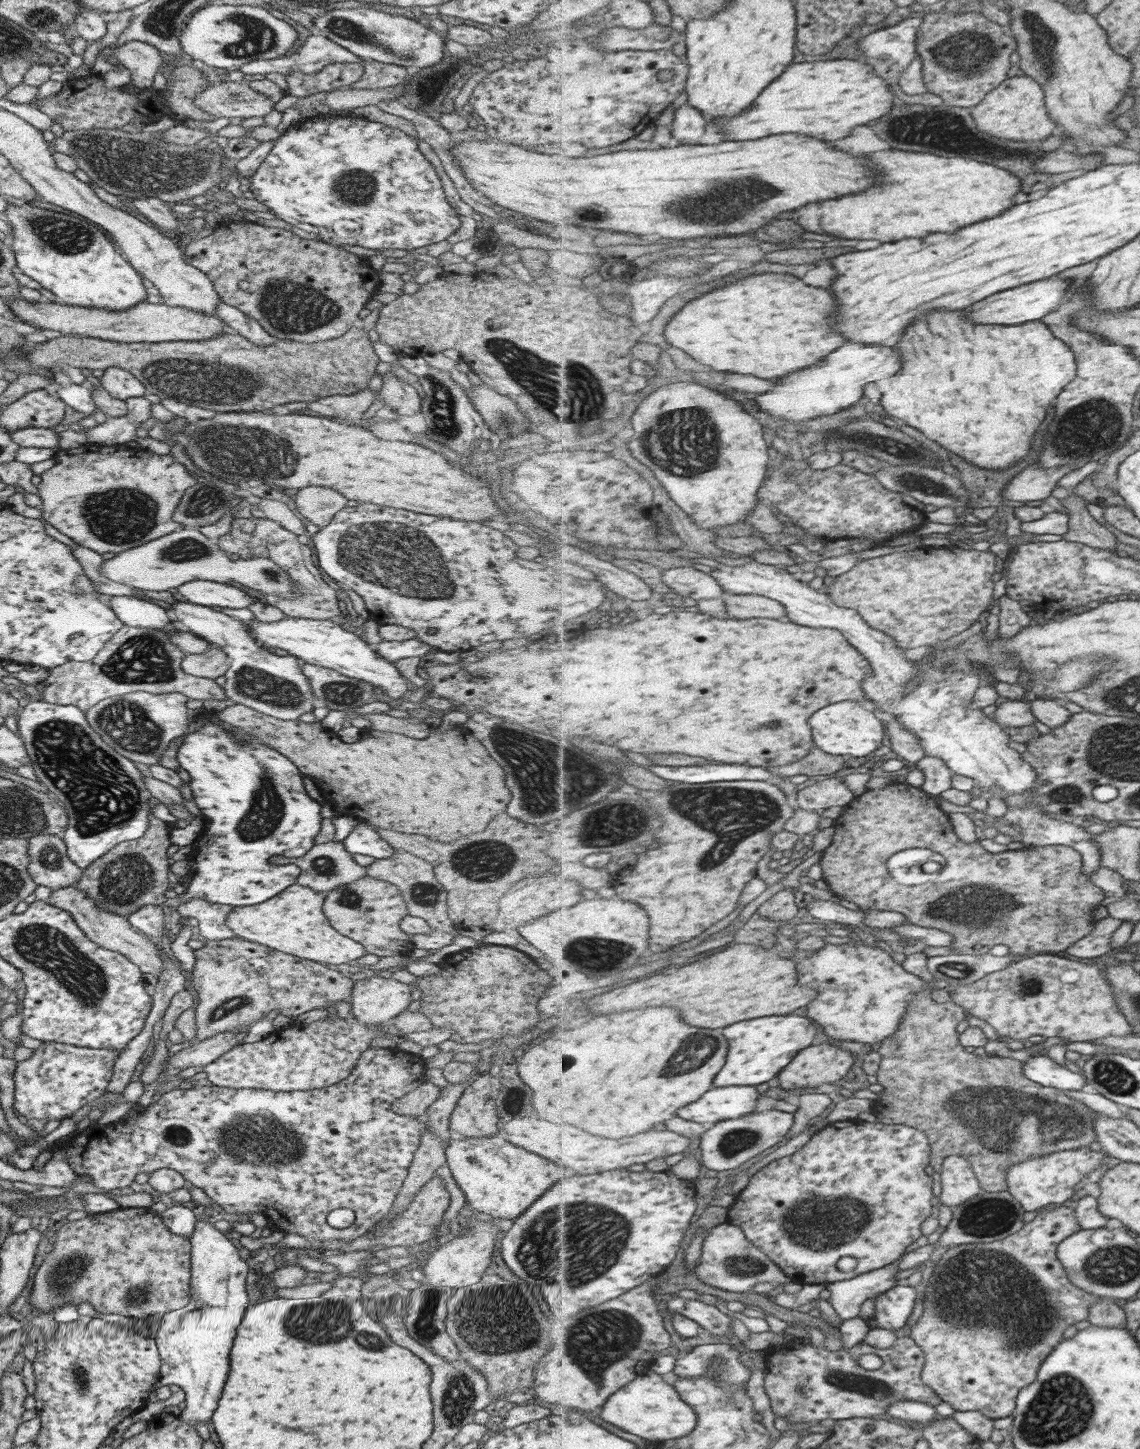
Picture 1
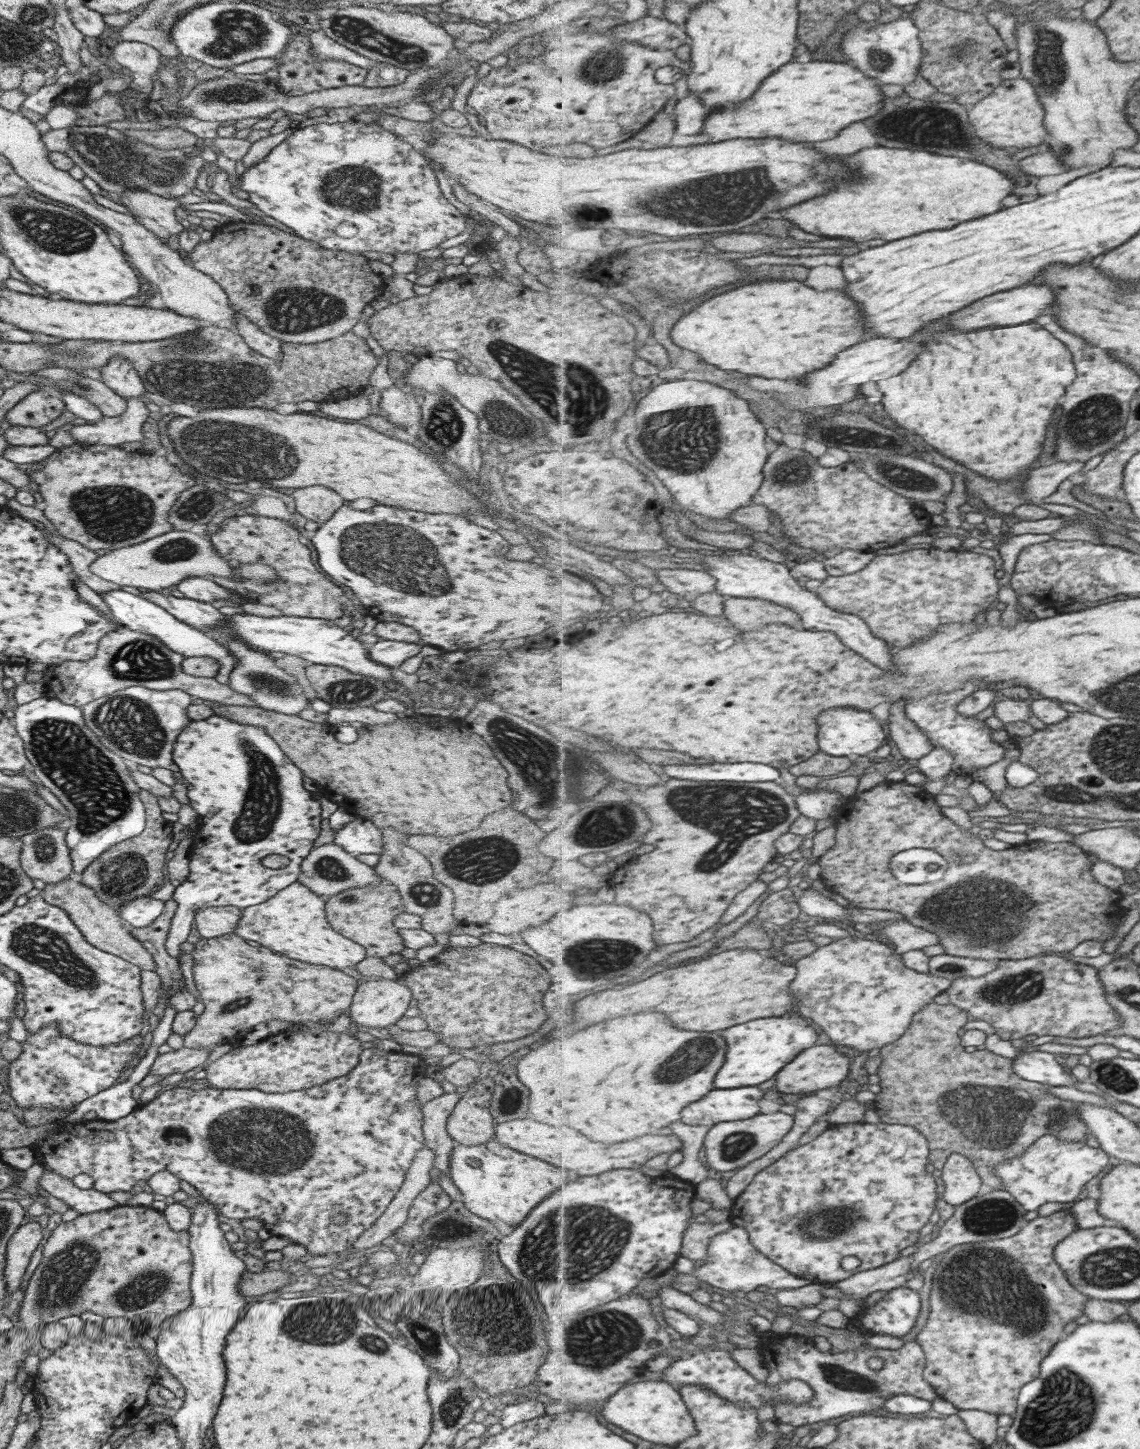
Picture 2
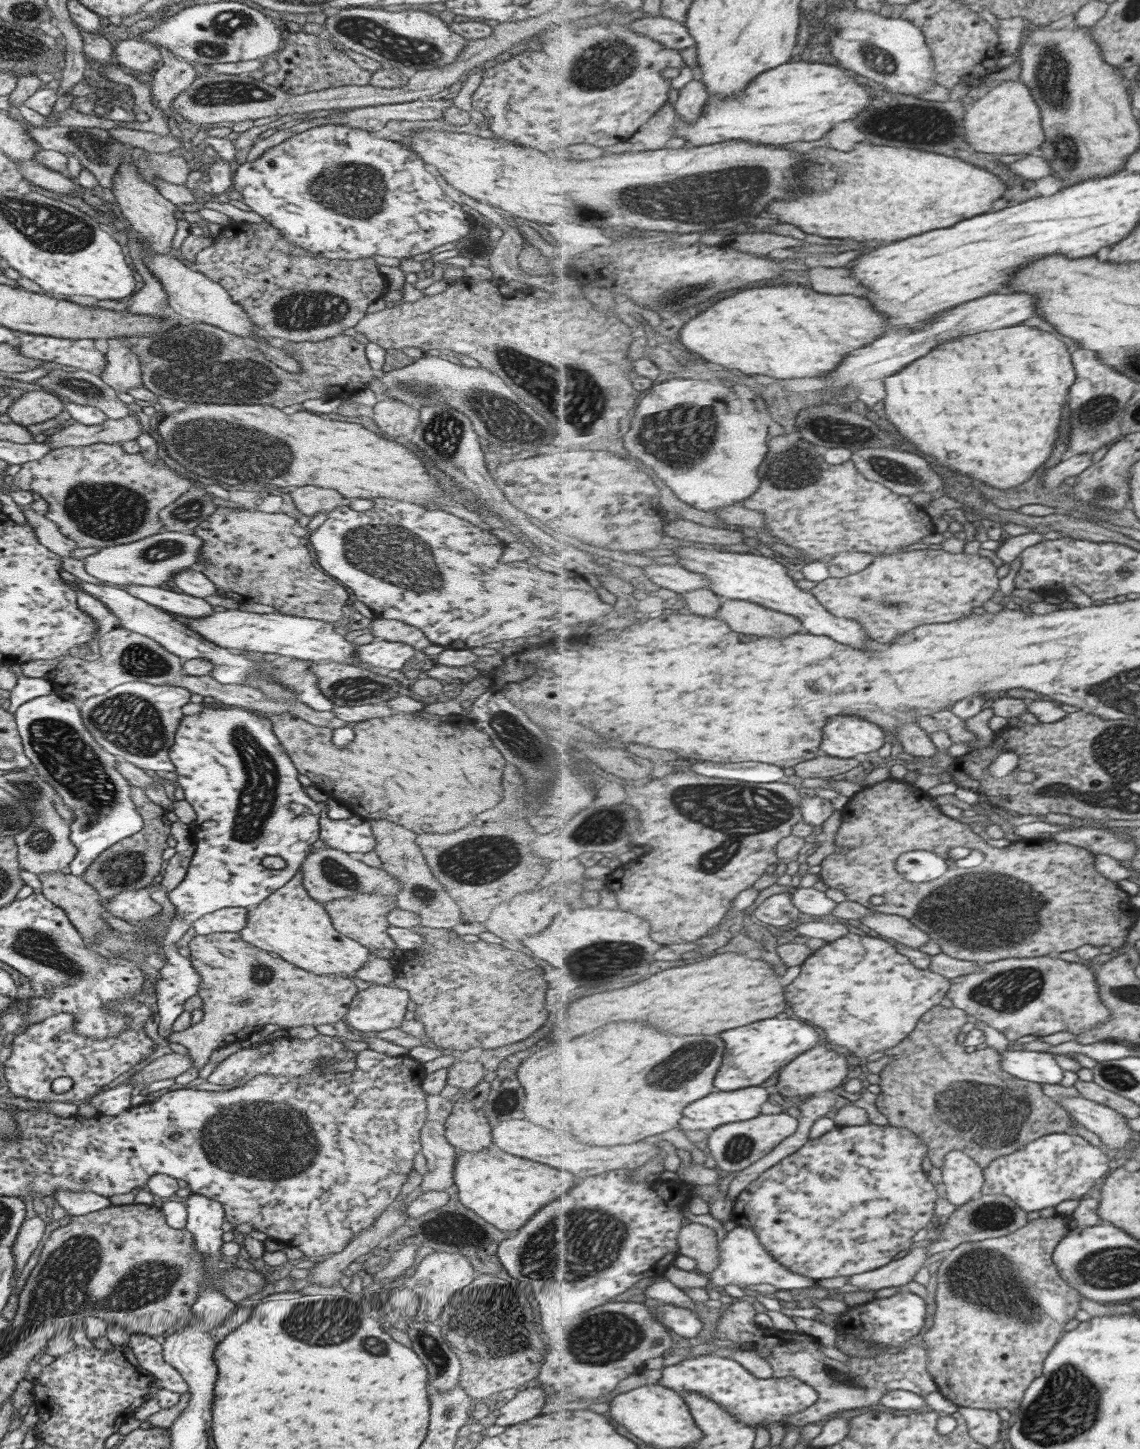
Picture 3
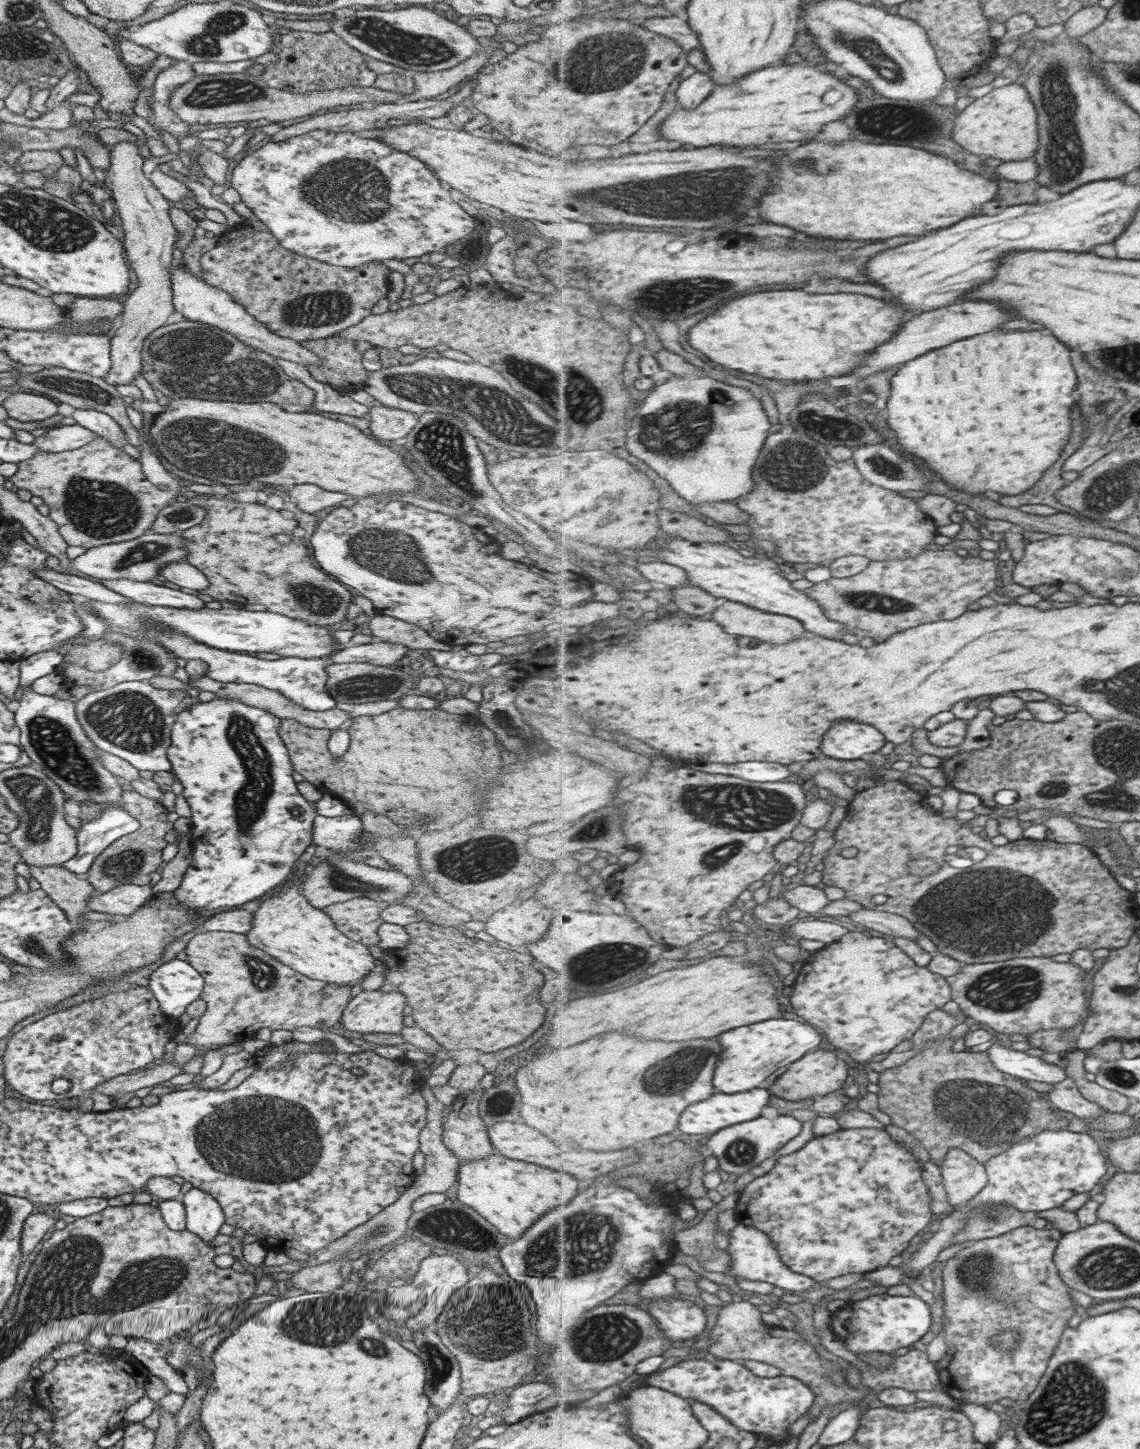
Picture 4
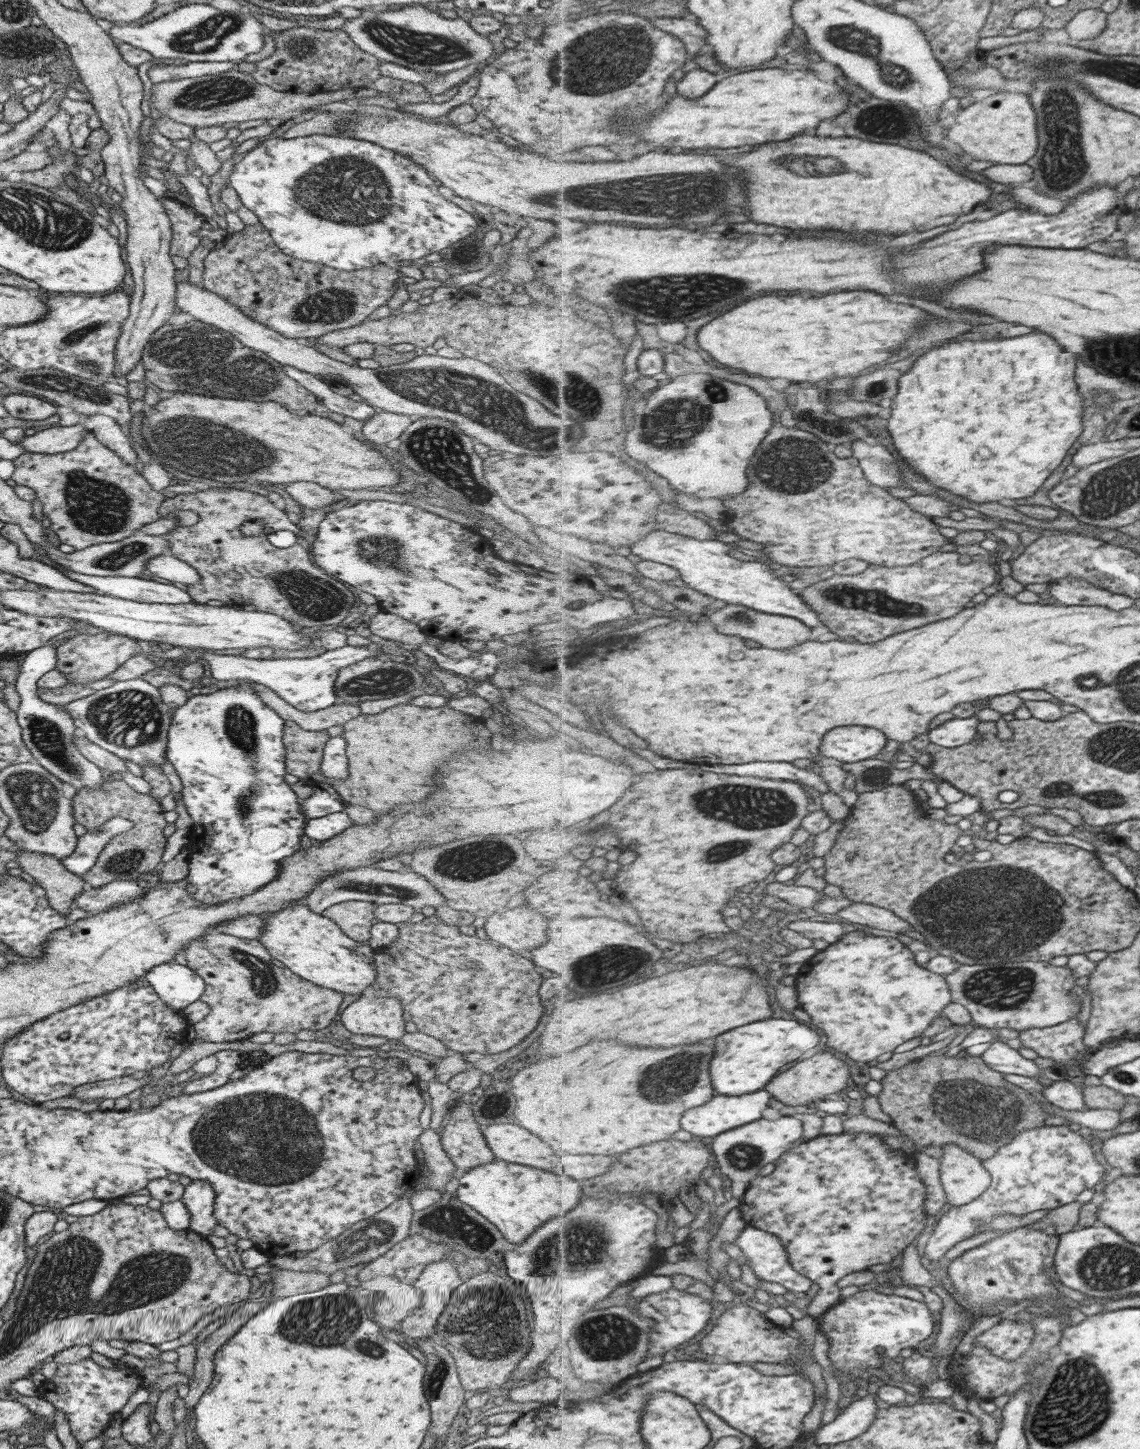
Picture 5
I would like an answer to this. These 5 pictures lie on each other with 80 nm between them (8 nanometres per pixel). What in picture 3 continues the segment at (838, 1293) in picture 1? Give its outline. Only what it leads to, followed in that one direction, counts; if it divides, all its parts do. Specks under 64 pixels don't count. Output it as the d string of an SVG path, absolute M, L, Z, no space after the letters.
M930 1244L917 1248L908 1255L871 1272L853 1275L849 1277L847 1283L859 1286L860 1290L874 1291L890 1286L904 1287L905 1281L915 1276L923 1266L927 1266L925 1262L929 1258L927 1254L929 1246Z

